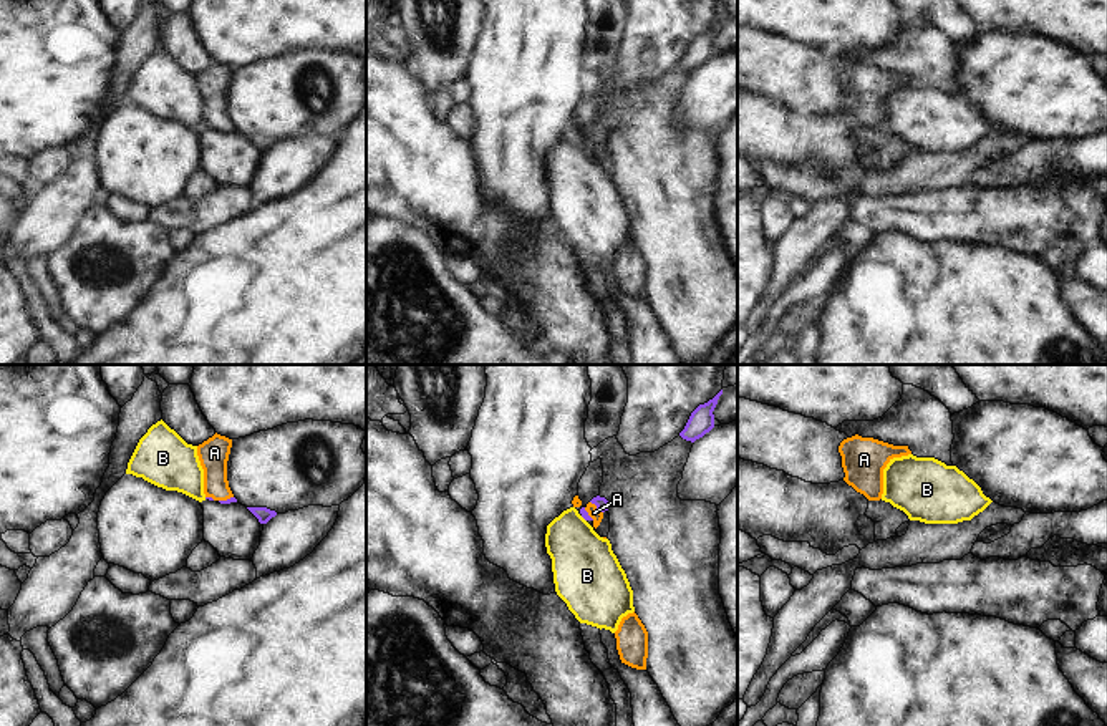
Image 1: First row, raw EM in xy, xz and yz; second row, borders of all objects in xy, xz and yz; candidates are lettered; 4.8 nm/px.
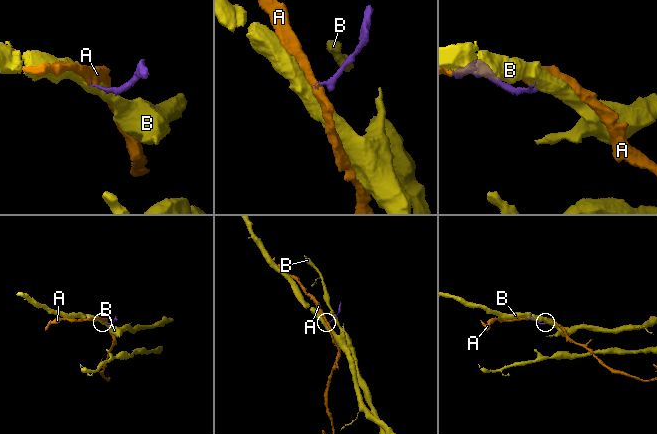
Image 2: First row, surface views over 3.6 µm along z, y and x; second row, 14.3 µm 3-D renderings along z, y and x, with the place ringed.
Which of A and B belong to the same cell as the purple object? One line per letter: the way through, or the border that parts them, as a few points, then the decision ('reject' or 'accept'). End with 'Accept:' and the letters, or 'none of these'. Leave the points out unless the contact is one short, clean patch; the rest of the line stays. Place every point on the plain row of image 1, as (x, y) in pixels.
A: way xz (602, 133), (597, 136), (594, 141); accept
B: border xz (580, 145), (585, 150); reject
Accept: A

